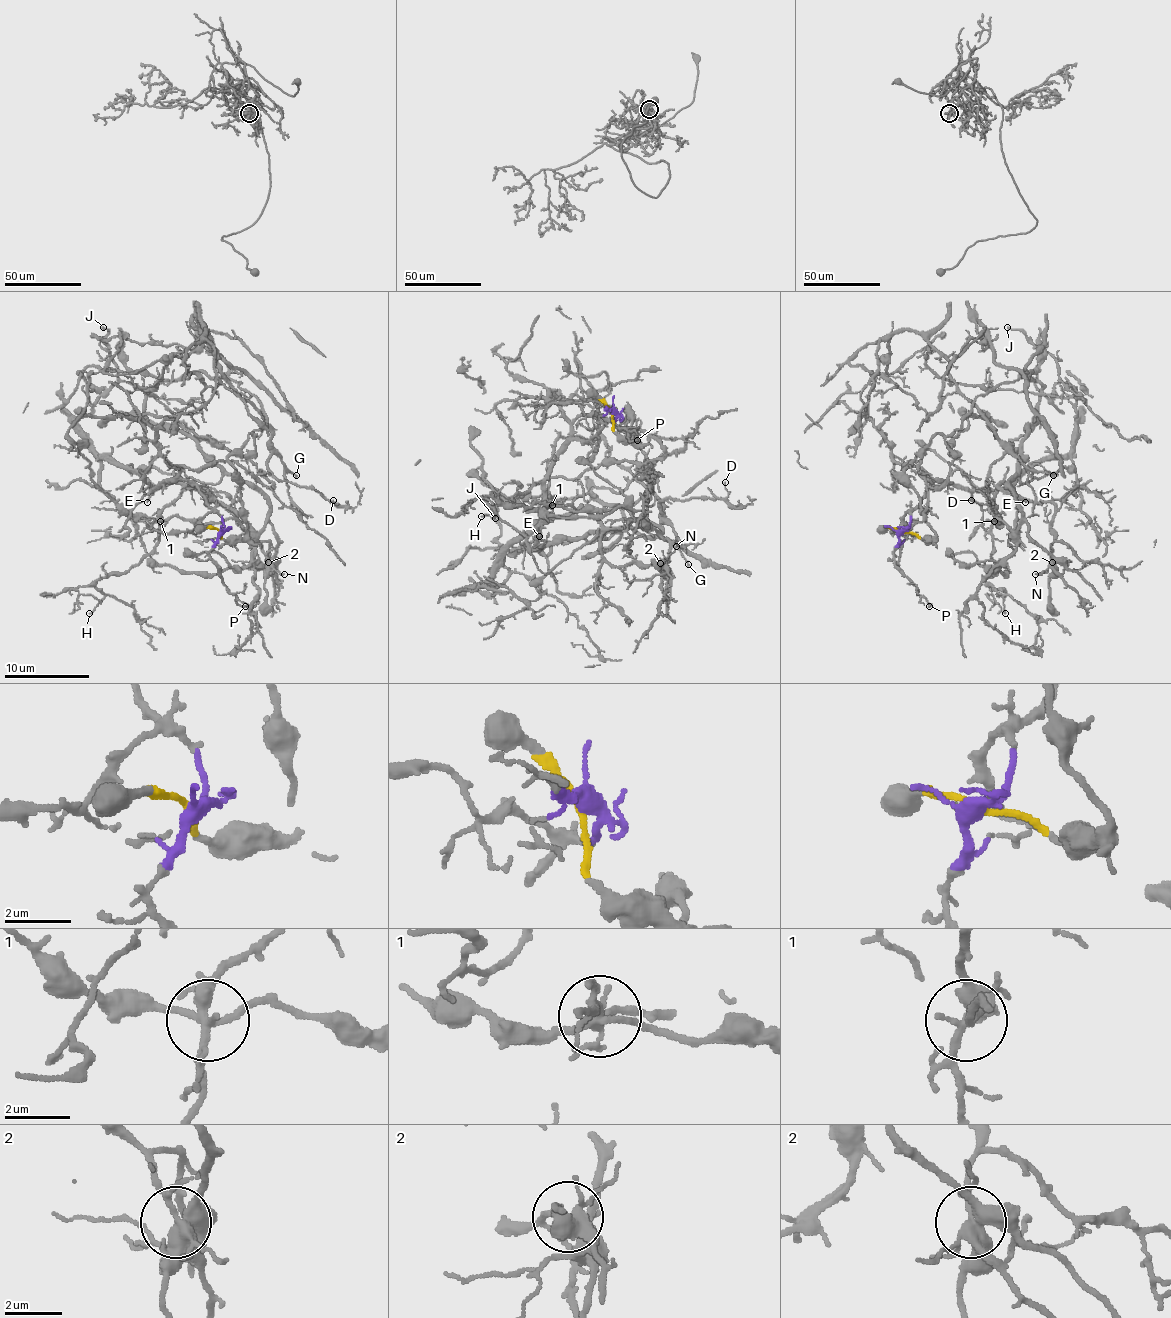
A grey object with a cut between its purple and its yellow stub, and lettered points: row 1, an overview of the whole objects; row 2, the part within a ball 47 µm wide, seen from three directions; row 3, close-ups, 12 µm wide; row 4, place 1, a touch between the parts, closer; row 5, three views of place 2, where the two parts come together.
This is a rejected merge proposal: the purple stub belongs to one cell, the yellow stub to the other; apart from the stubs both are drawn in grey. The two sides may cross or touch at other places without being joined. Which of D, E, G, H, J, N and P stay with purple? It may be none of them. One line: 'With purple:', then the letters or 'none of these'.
With purple: E, H, J, N, P

